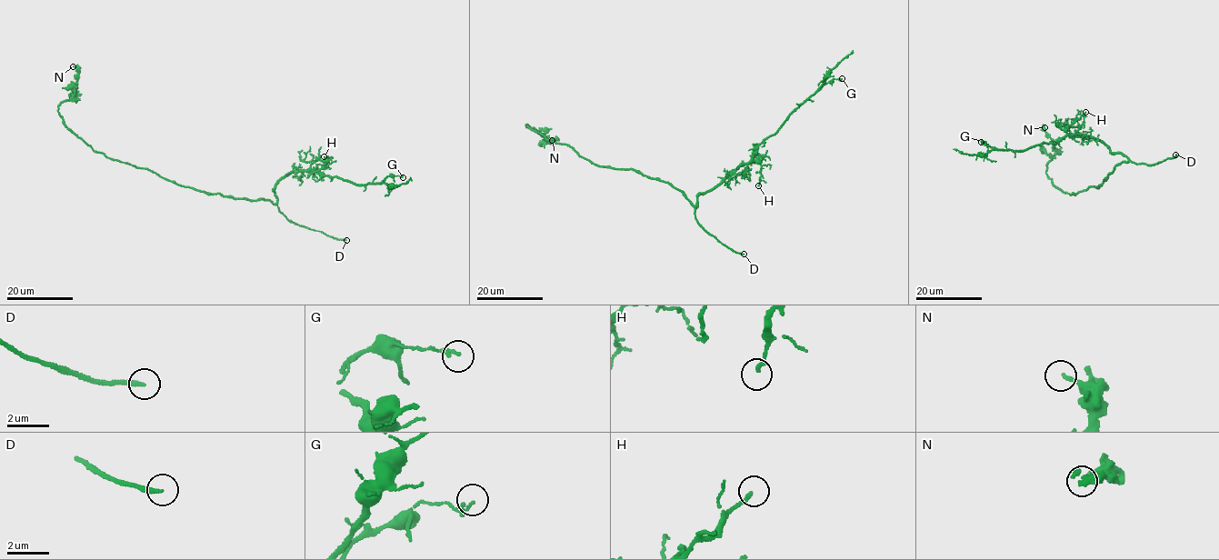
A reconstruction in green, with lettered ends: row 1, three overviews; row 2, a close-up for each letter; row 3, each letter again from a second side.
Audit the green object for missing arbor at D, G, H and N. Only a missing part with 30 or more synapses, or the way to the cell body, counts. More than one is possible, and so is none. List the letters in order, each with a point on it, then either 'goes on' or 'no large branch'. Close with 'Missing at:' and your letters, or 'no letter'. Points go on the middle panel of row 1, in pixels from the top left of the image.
D: at (744, 254); goes on
G: at (842, 78); no large branch
H: at (758, 185); no large branch
N: at (552, 140); no large branch
Missing at: D

